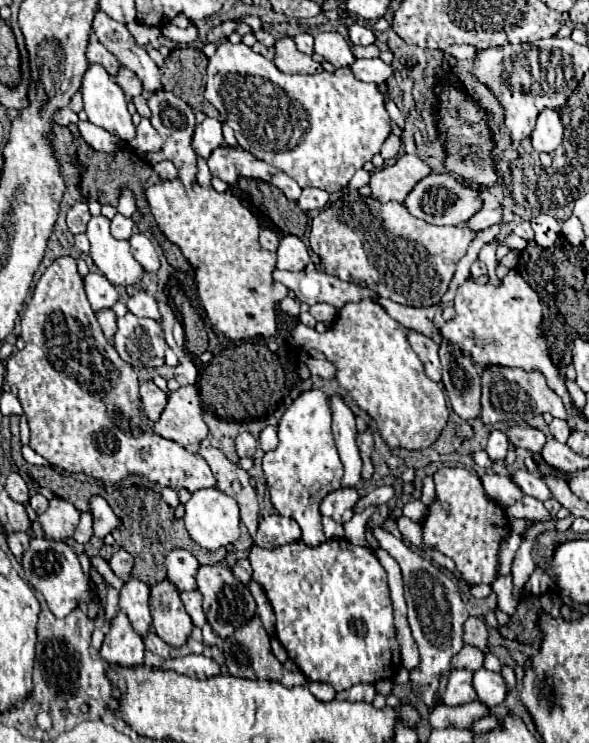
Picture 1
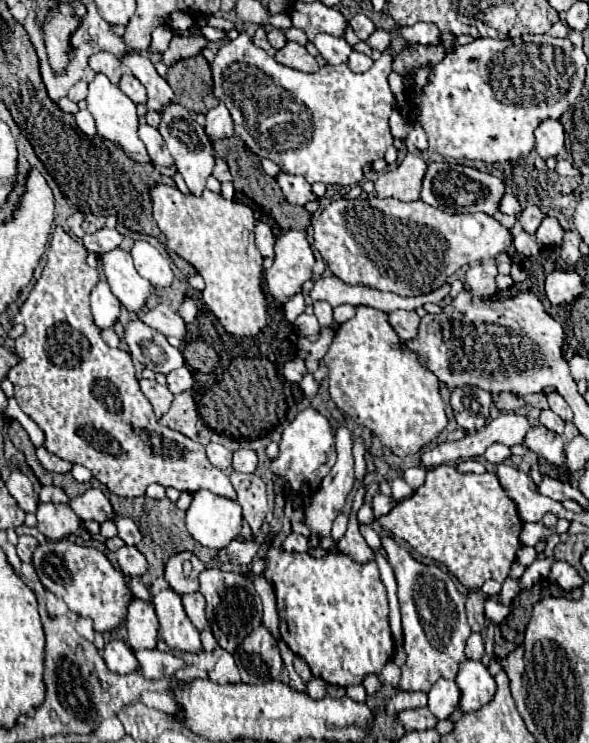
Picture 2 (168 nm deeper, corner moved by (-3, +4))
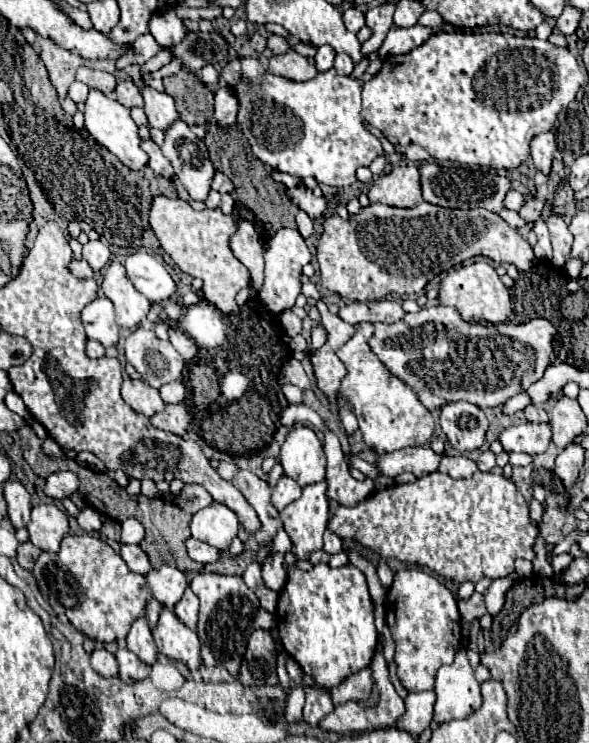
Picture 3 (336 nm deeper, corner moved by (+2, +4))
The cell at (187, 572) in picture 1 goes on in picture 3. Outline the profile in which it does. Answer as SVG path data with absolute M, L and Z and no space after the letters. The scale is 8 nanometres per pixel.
M164 564L158 570L150 570L146 580L150 584L152 596L160 600L160 604L164 606L174 606L182 598L184 590L188 588L186 574L170 564Z

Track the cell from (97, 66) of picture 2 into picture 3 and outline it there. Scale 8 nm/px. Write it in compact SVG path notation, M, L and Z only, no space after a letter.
M78 68L78 74L76 78L84 84L88 84L90 88L98 88L102 90L104 94L112 94L114 88L116 88L116 78L110 74L110 72L104 72L104 70L92 70L92 68Z

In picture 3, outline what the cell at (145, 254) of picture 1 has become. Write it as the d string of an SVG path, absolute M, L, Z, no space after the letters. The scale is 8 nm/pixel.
M136 252L126 256L124 266L136 290L142 292L150 302L160 304L176 292L176 284L160 258L148 252Z

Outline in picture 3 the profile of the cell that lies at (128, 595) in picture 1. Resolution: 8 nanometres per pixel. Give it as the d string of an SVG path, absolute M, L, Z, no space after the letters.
M138 618L128 636L126 636L126 646L146 664L154 664L156 662L156 656L158 656L158 650L156 650L156 644L154 644L154 638L152 638L152 630L150 630L150 624L146 622L146 618Z

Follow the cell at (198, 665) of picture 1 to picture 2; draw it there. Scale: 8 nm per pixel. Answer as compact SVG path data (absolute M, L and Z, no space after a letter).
M135 650L133 654L139 662L141 674L149 680L159 680L161 674L173 676L179 668L185 666L185 662L177 656L173 656L171 652L165 654L165 652L159 652L159 650Z

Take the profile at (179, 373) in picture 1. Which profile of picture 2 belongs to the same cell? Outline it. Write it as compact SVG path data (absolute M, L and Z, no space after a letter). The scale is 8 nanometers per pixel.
M187 366L179 368L179 370L173 370L171 374L167 374L167 388L173 392L173 394L181 394L181 392L187 392L193 388L193 376L189 372Z

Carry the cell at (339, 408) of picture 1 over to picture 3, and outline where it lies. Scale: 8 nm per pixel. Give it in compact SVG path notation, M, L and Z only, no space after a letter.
M326 480L306 486L302 496L280 512L280 520L294 544L292 552L300 560L308 560L314 550L322 550L322 534L330 520Z

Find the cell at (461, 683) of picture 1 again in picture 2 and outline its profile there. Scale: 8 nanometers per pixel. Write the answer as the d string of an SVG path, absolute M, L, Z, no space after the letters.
M439 678L427 694L427 708L437 720L445 720L455 712L455 702L459 702L459 688L453 680Z

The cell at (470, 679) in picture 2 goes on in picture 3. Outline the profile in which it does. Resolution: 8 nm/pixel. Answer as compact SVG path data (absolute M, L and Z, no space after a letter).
M466 648L456 654L456 660L442 666L436 674L436 704L434 720L450 722L454 718L466 718L478 706L482 706L480 682L474 678L474 670L468 662Z

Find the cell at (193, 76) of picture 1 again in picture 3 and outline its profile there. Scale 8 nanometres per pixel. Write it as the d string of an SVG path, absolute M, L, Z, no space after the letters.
M180 70L174 76L166 76L164 90L174 98L178 116L188 126L208 122L212 114L214 94L196 74L190 74L190 70Z

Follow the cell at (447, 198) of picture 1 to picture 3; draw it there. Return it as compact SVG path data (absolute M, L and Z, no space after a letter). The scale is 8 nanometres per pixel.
M426 162L420 166L422 176L422 196L426 202L444 206L444 208L460 208L460 210L472 210L472 208L486 208L492 212L500 212L504 208L504 196L510 190L510 180L496 176L496 174L482 174L480 170L470 168L442 168L436 162Z

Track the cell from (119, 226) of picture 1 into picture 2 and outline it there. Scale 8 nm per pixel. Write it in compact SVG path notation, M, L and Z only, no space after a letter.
M101 228L95 234L85 234L82 238L83 244L88 252L95 254L103 254L109 252L113 248L117 248L123 240L123 236L117 230L109 230L109 228Z

